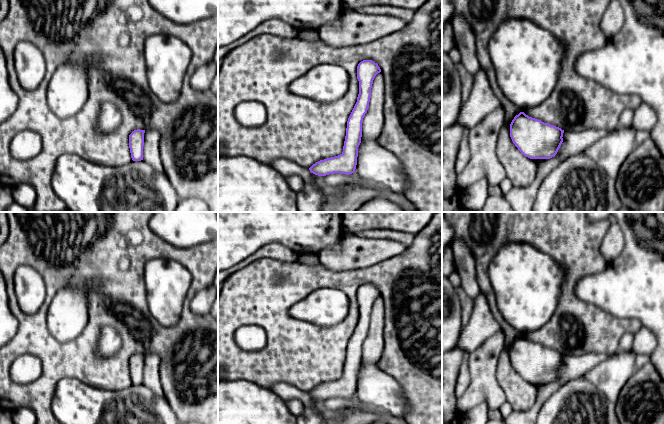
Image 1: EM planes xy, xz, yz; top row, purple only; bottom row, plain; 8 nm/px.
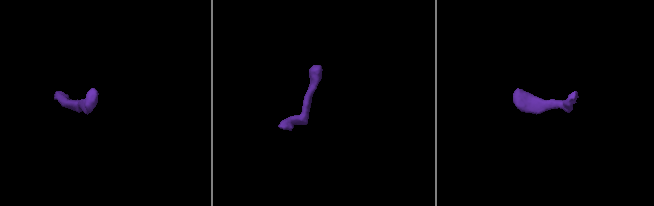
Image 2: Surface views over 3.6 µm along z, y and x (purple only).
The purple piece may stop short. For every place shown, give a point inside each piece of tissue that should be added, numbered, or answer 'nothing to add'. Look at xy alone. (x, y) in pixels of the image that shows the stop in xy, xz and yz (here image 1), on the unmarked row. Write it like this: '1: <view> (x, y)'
nothing to add

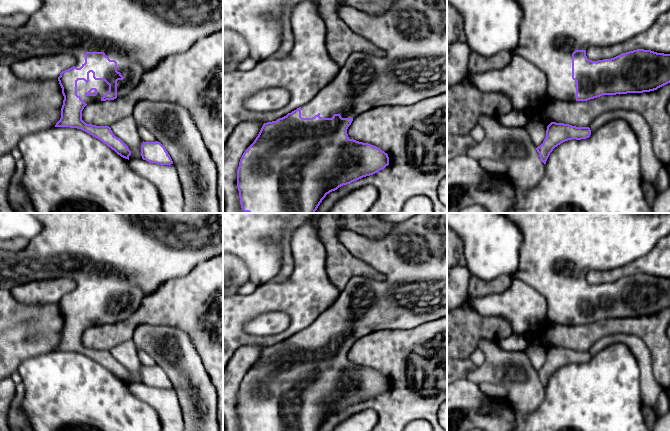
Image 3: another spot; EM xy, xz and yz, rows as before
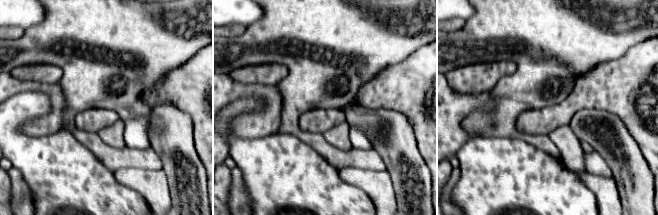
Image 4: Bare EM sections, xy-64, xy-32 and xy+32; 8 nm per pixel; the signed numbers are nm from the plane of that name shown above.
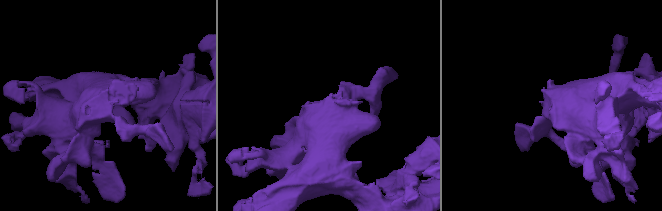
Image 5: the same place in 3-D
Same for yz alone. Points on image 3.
1: yz (556, 246)

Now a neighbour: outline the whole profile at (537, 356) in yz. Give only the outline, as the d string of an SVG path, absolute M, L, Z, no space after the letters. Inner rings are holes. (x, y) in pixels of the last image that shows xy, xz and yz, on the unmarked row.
M533 346L533 347L528 347L527 349L525 349L525 352L527 356L529 357L529 360L534 370L536 372L540 370L546 361L547 350L540 347Z

